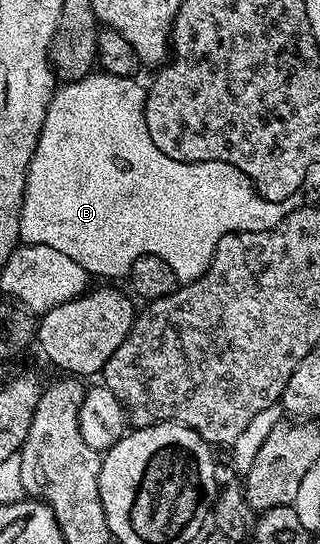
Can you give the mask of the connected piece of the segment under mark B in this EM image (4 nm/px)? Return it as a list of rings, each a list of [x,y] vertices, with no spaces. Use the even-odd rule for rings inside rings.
[[[95,70],[83,80],[72,80],[63,83],[55,91],[48,106],[48,114],[44,118],[44,126],[40,130],[40,138],[36,150],[32,154],[32,162],[26,171],[26,189],[22,195],[22,217],[20,218],[20,230],[18,231],[21,243],[39,244],[40,246],[52,246],[52,250],[60,250],[60,254],[68,254],[72,262],[80,262],[84,270],[90,273],[91,277],[107,276],[107,281],[118,282],[118,279],[125,277],[130,271],[132,262],[141,256],[155,256],[164,258],[168,266],[172,266],[172,274],[180,282],[199,280],[208,270],[208,266],[214,257],[216,246],[220,238],[229,232],[266,232],[269,228],[275,228],[282,223],[286,217],[288,208],[285,203],[277,204],[266,200],[258,195],[253,184],[236,166],[219,160],[208,162],[184,162],[168,158],[152,142],[148,134],[148,126],[144,122],[144,102],[146,101],[146,88],[137,84],[138,80],[131,77],[113,76],[101,70]]]

